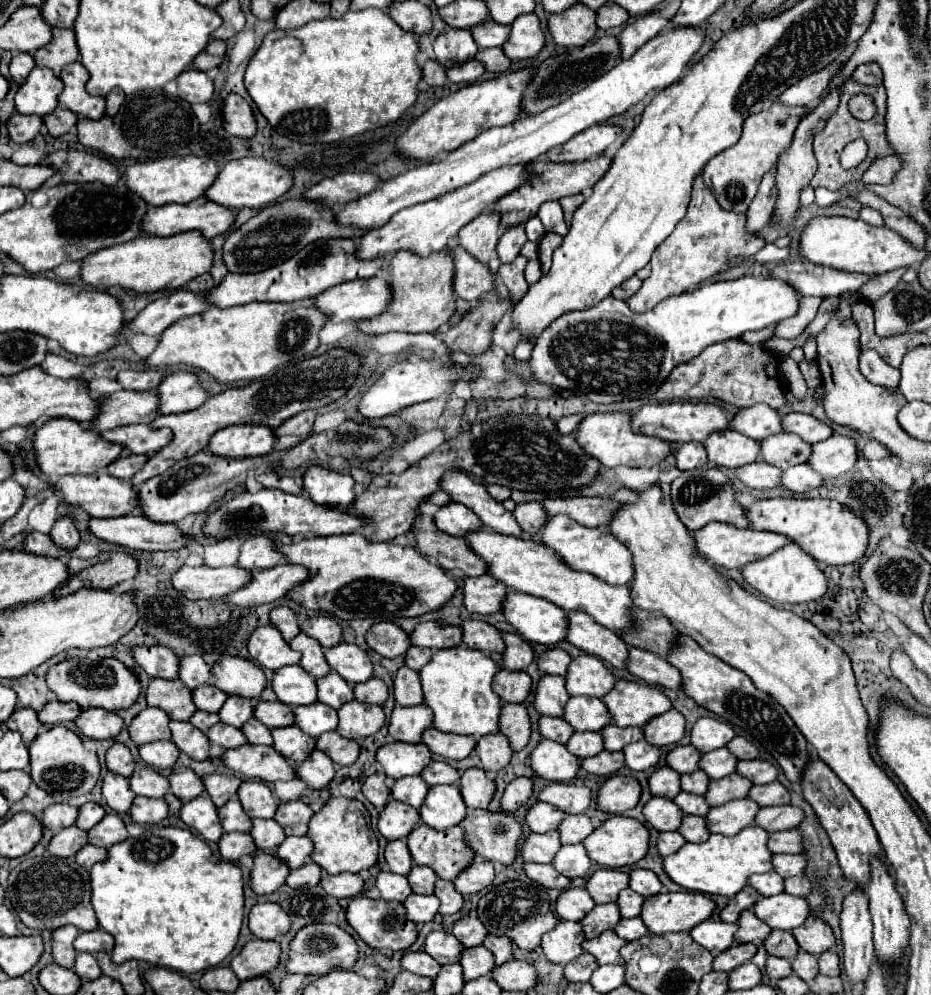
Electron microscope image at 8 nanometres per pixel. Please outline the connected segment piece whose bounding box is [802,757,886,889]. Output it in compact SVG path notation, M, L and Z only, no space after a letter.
M818 757L812 759L812 765L808 765L808 773L804 773L802 791L804 791L804 799L812 805L812 809L816 811L822 827L826 829L826 833L832 841L832 847L836 851L842 875L848 881L854 881L856 887L866 889L868 881L870 881L870 861L872 861L872 857L886 861L882 845L878 841L874 825L870 823L870 817L868 817L866 809L850 793L850 789L838 779L838 775Z

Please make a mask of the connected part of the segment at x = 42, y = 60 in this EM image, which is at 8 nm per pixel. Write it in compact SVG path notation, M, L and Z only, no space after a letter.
M52 27L52 41L44 47L40 47L34 53L34 61L38 67L48 67L56 75L62 71L64 65L70 65L80 59L74 31L72 29L58 29Z

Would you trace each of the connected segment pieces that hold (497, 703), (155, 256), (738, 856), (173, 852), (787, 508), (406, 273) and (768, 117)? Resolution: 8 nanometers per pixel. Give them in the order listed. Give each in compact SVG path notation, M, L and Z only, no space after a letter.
M464 645L440 649L432 655L428 665L420 669L420 681L424 691L424 705L432 709L432 727L442 733L458 733L482 737L486 733L498 731L498 715L502 701L492 691L492 677L496 673L496 663L484 651L468 649Z
M196 231L178 233L172 237L152 237L140 235L124 245L116 245L112 249L100 249L96 257L86 257L82 261L82 279L94 287L110 287L122 285L126 289L134 289L138 293L164 291L164 289L180 289L188 281L198 275L210 271L214 263L214 251L208 239Z
M748 825L732 837L710 835L704 843L686 843L676 853L664 857L664 871L676 885L684 889L732 897L746 885L752 873L766 873L772 869L772 853L766 847L766 839L768 833L758 825Z
M146 825L140 837L112 845L106 859L92 865L90 885L98 927L116 939L114 963L134 959L190 975L216 967L238 941L244 917L242 871L236 863L220 861L188 829Z
M764 499L746 509L750 529L774 531L790 537L822 565L850 565L866 555L870 529L850 507L832 499Z
M450 247L428 257L420 257L412 251L398 251L388 263L392 283L392 305L380 315L368 321L358 321L358 329L364 333L434 333L440 325L448 323L456 313L454 299L454 257Z
M772 105L770 109L764 109L762 113L750 115L744 121L744 131L742 131L740 141L706 163L706 167L702 171L704 181L714 191L716 201L722 209L734 211L734 213L748 211L748 205L752 203L752 199L758 193L760 179L764 177L764 173L776 171L780 155L790 147L796 125L798 125L796 113L800 113L800 109L804 109L804 107Z

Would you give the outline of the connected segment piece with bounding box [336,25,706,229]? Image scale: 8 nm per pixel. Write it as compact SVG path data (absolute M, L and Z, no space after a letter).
M686 25L686 27L666 29L666 31L658 33L656 37L652 37L646 45L642 45L636 55L620 61L614 69L610 69L610 73L592 81L592 85L580 89L580 93L568 97L568 101L562 101L560 105L546 109L544 113L540 113L536 117L528 117L528 119L516 121L512 125L488 129L488 131L480 133L480 137L476 137L476 141L464 143L460 149L448 153L446 157L434 159L430 163L424 163L420 167L406 171L404 175L398 175L390 181L380 183L372 193L368 193L368 197L360 197L358 201L344 205L336 213L336 217L340 223L350 225L350 227L374 229L374 227L384 225L400 209L430 201L442 193L448 193L456 187L472 183L482 173L488 173L488 171L504 167L504 165L530 163L536 157L544 155L548 149L562 145L568 139L572 139L574 135L582 133L584 129L604 123L610 117L622 115L632 105L640 103L646 97L646 93L650 93L652 89L672 85L680 77L680 73L688 65L688 61L700 51L704 39L706 39L704 25L700 25L700 27Z

